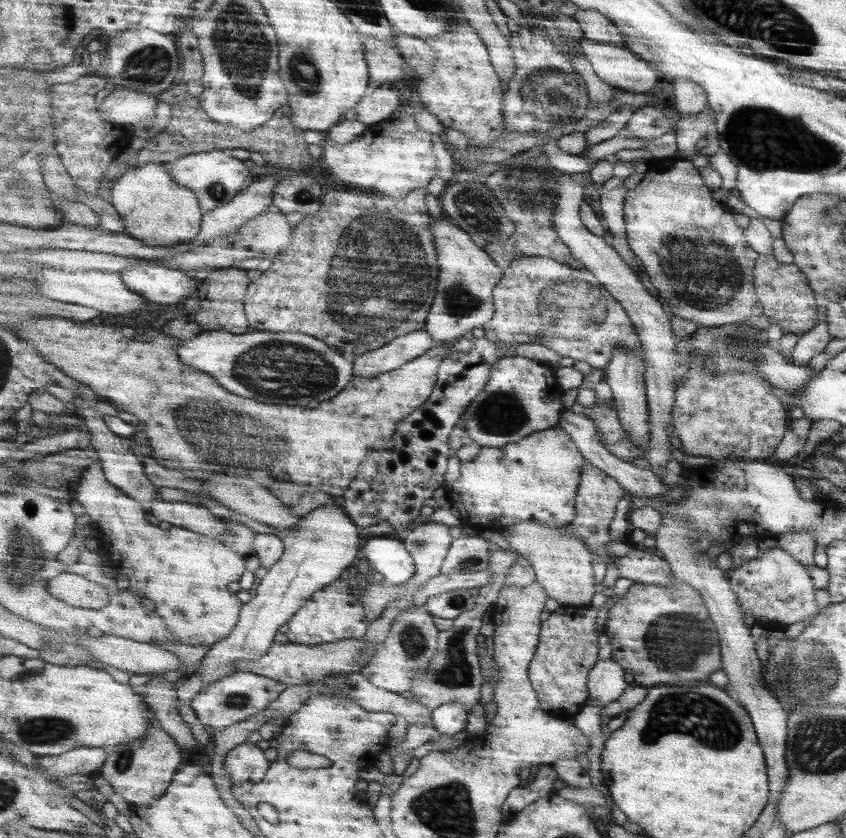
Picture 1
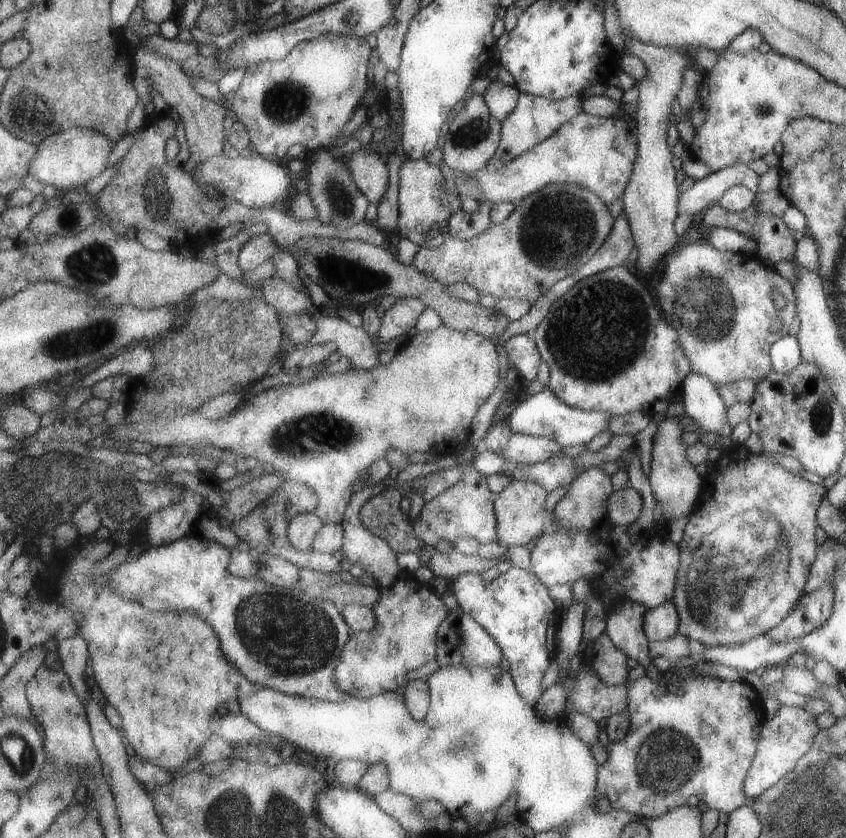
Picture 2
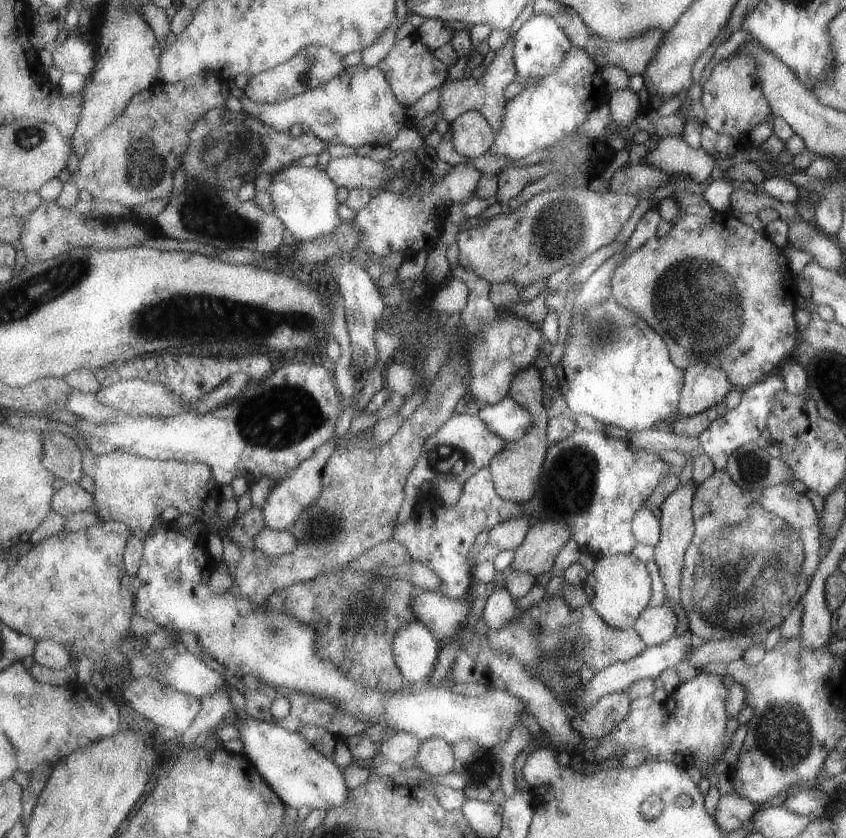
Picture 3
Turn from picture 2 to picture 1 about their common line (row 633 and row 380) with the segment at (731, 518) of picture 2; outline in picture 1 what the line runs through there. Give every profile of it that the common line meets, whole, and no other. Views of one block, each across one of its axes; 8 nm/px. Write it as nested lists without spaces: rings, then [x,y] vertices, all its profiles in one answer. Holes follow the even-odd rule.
[[[753,320],[723,328],[699,328],[693,334],[691,368],[679,380],[675,402],[675,434],[681,438],[683,450],[689,456],[705,456],[719,462],[765,462],[771,460],[777,444],[783,440],[789,426],[789,404],[781,402],[779,392],[759,372],[761,348],[771,342],[755,328]]]

